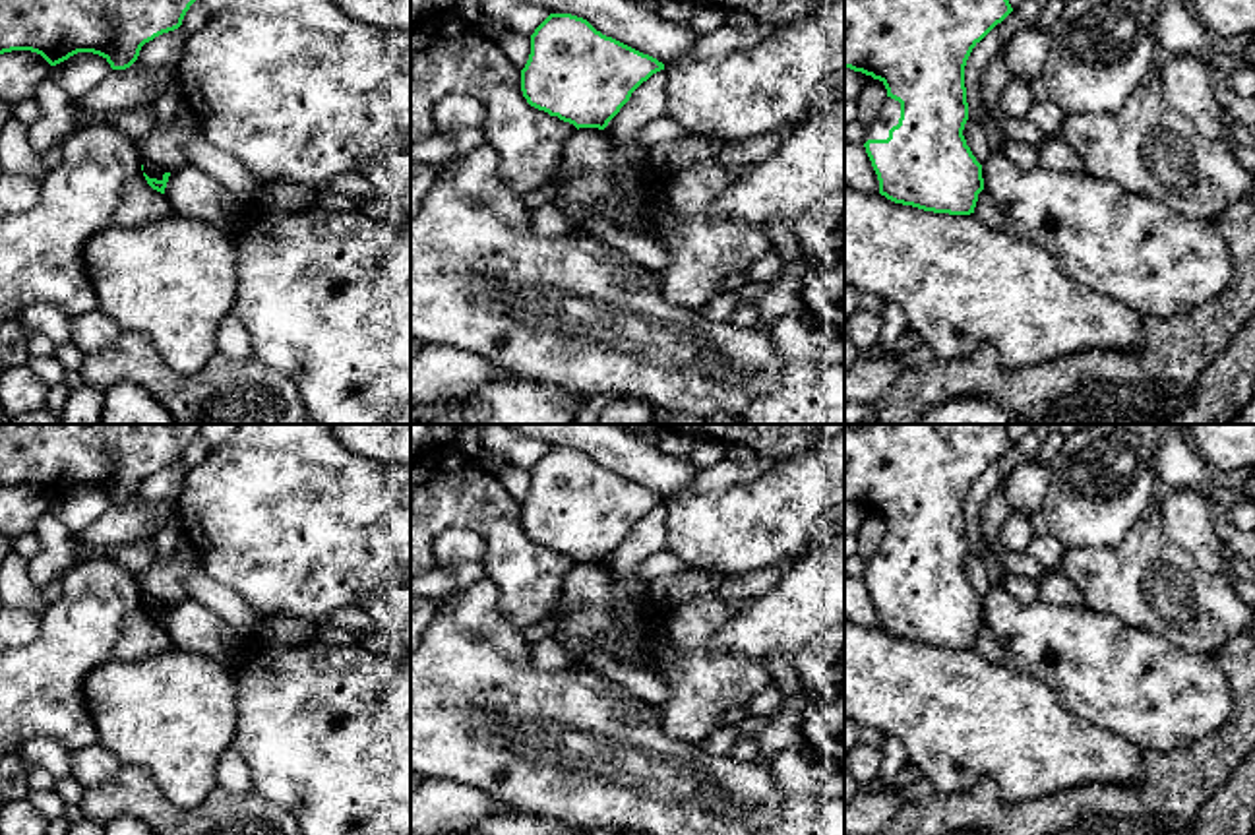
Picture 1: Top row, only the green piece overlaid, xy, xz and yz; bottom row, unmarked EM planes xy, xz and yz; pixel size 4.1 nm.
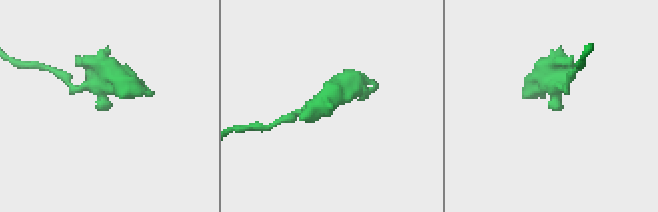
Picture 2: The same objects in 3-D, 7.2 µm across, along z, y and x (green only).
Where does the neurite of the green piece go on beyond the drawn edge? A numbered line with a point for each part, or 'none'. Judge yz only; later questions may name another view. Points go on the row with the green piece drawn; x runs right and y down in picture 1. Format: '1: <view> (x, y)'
1: yz (887, 117)

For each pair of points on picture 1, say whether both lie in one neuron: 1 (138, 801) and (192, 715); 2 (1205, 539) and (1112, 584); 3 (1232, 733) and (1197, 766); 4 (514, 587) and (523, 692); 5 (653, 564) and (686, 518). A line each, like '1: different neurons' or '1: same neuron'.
1: different neurons
2: different neurons
3: same neuron
4: different neurons
5: different neurons

